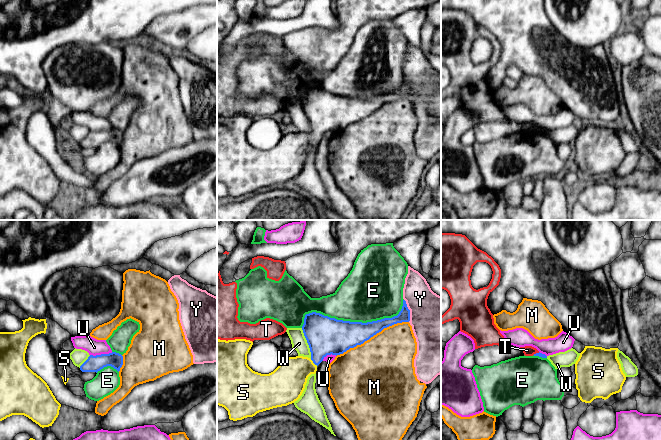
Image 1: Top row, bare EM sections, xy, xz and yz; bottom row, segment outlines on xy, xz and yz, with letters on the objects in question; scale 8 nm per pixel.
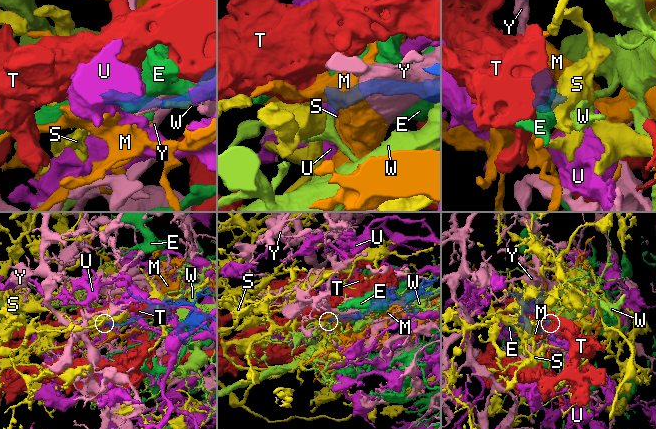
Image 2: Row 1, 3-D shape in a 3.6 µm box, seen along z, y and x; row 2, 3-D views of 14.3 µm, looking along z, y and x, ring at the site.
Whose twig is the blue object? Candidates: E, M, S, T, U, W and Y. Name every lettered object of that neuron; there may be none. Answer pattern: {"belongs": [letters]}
{"belongs": ["S"]}

